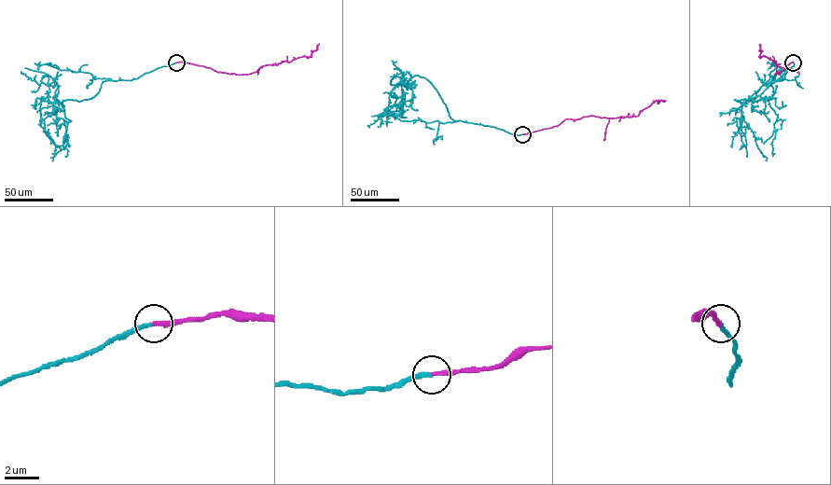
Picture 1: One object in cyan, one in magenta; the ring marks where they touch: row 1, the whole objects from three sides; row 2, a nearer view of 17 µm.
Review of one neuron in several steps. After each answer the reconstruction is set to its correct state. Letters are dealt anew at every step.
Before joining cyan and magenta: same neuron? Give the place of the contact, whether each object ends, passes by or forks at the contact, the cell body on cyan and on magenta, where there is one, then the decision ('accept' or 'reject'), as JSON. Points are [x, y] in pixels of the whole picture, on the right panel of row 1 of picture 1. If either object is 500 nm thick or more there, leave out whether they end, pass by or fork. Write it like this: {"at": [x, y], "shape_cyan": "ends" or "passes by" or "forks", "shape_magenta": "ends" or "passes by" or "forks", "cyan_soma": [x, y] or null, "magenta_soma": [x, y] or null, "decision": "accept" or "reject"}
{"at": [793, 62], "shape_cyan": "ends", "shape_magenta": "ends", "cyan_soma": null, "magenta_soma": null, "decision": "accept"}

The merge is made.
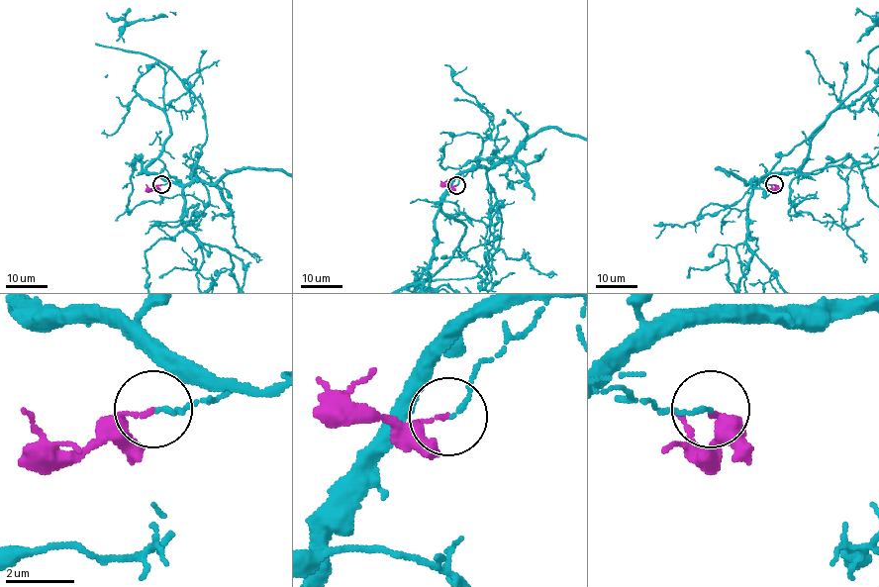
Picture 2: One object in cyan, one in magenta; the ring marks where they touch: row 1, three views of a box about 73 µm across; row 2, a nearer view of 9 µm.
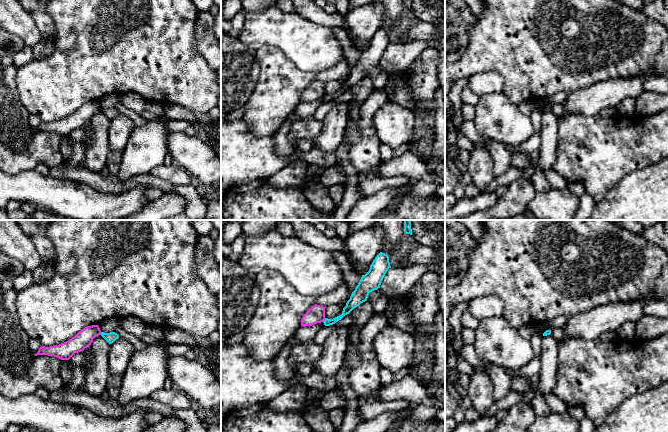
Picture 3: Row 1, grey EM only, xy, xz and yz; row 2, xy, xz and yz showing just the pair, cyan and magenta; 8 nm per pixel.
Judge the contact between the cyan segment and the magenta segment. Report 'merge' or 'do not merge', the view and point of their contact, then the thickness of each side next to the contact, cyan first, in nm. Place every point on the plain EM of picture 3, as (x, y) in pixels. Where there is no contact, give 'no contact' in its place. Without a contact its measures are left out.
do not merge; contact xz (324, 96); calibres 80 and 140 nm

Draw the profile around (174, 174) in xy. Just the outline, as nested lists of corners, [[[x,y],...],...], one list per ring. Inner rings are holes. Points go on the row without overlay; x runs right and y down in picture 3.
[[[175,163],[170,166],[159,165],[151,171],[151,175],[167,181],[174,186],[190,185],[194,182],[187,171]]]

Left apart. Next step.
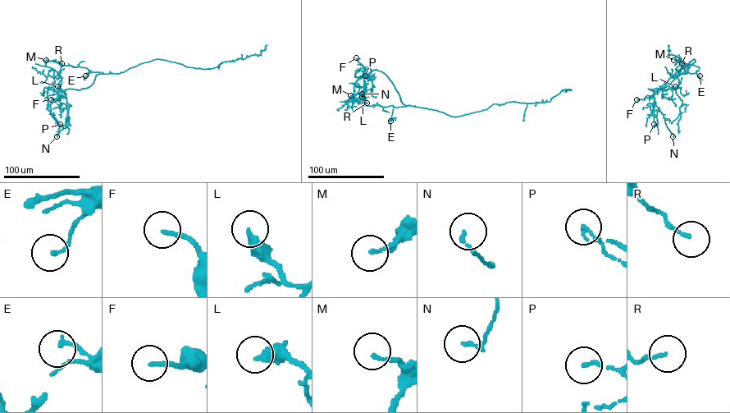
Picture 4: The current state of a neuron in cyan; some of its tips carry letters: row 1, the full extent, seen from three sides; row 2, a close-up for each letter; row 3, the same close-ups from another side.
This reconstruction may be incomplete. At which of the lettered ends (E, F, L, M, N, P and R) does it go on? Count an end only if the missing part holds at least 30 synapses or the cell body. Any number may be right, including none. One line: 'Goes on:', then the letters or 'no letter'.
Goes on: no letter

